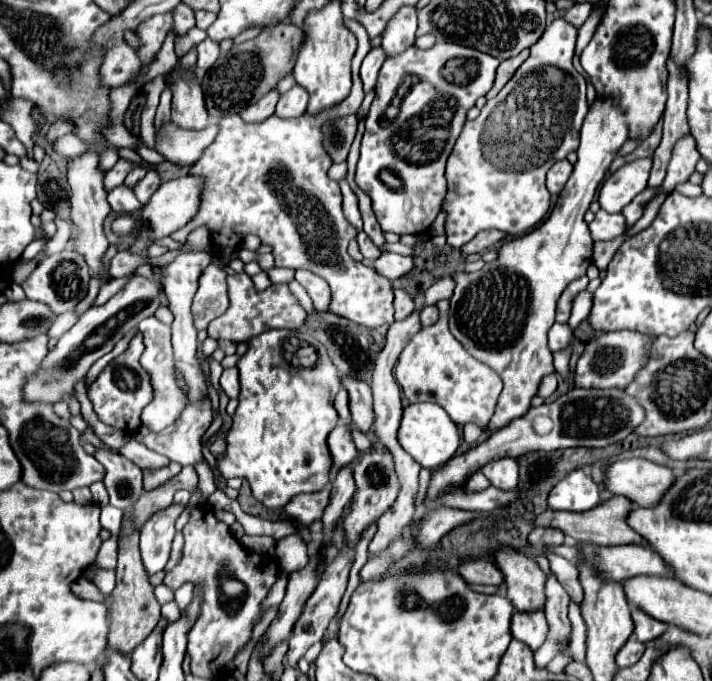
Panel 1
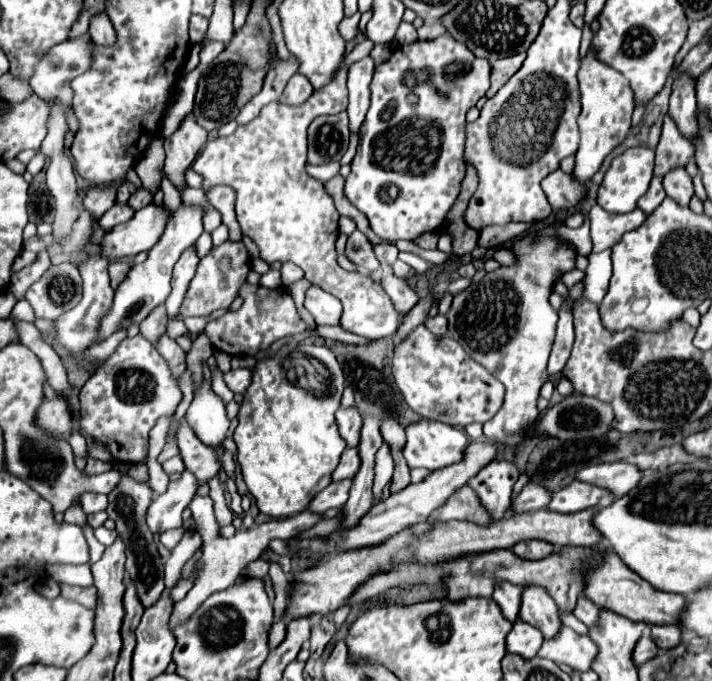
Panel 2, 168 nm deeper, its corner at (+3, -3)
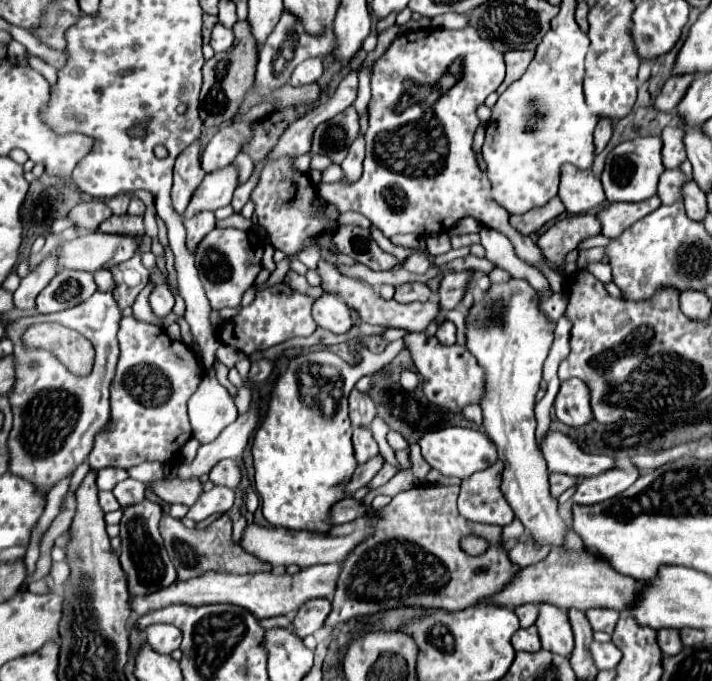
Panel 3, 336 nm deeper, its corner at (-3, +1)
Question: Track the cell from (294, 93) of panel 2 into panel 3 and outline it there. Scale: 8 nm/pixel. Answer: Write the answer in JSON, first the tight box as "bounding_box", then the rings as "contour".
{"bounding_box":[291,58,323,86],"contour":[[[309,58],[309,60],[301,62],[301,64],[295,68],[295,72],[293,72],[293,76],[291,76],[291,84],[295,84],[295,86],[313,84],[313,82],[319,80],[321,72],[323,72],[321,60],[319,60],[319,58]]]}

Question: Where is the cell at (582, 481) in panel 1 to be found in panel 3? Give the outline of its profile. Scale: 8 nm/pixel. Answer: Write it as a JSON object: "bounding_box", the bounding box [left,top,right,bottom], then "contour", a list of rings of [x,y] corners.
{"bounding_box":[571,468,639,504],"contour":[[[613,468],[611,472],[605,472],[601,476],[583,478],[571,500],[575,504],[597,504],[627,490],[637,478],[639,478],[637,470],[627,472],[623,468]]]}

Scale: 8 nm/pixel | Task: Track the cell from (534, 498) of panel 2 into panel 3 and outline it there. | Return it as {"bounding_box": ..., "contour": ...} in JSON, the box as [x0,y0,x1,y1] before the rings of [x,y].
{"bounding_box":[549,474,577,498],"contour":[[[551,474],[549,476],[549,490],[553,498],[559,498],[569,486],[573,486],[577,482],[577,478],[567,476],[567,474]]]}

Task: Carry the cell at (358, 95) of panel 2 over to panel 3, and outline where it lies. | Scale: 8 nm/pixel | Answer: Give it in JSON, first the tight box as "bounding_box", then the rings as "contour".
{"bounding_box":[341,132,365,182],"contour":[[[359,132],[355,142],[349,148],[347,158],[341,162],[341,168],[345,172],[345,182],[353,182],[353,180],[357,180],[361,176],[363,160],[365,160],[365,140],[363,140],[363,134]]]}

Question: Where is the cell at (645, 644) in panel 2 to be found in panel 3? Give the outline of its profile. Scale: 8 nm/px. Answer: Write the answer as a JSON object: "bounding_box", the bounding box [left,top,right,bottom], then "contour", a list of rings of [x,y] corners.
{"bounding_box":[657,628,683,656],"contour":[[[673,628],[659,630],[657,640],[659,640],[659,648],[661,648],[663,656],[673,656],[683,648],[681,640],[679,640],[679,630],[673,630]]]}

